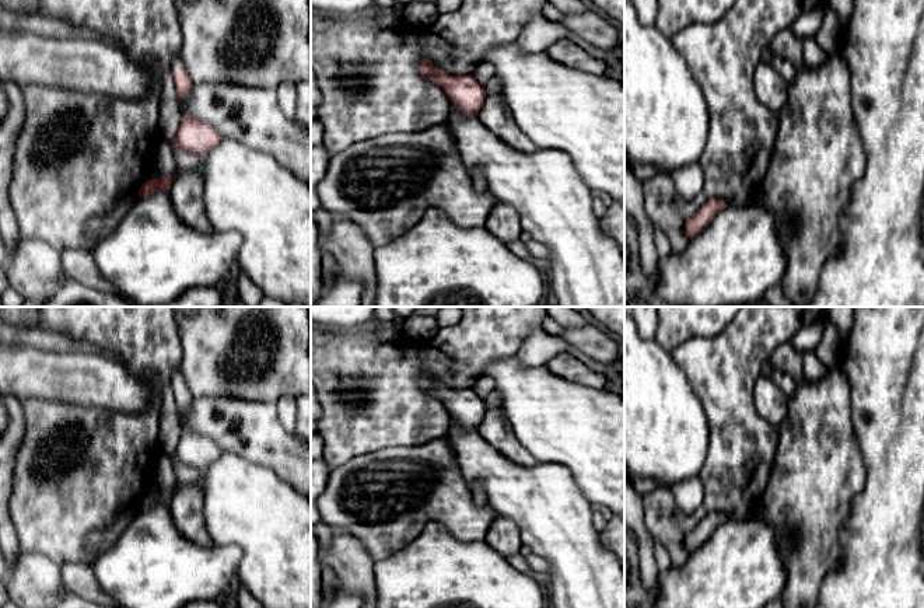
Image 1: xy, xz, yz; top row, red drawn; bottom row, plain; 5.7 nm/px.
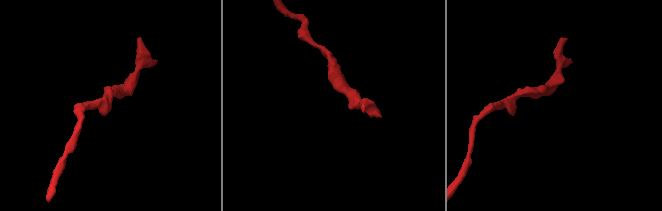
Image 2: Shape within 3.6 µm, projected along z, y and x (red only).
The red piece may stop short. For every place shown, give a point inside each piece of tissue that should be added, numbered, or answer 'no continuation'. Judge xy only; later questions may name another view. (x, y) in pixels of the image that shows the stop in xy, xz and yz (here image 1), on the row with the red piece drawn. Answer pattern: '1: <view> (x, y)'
1: xy (177, 63)

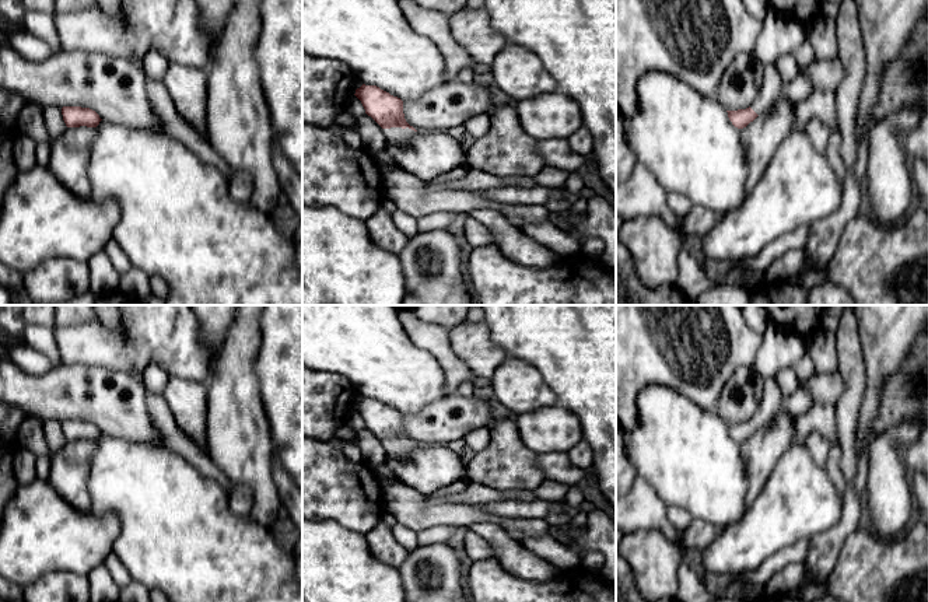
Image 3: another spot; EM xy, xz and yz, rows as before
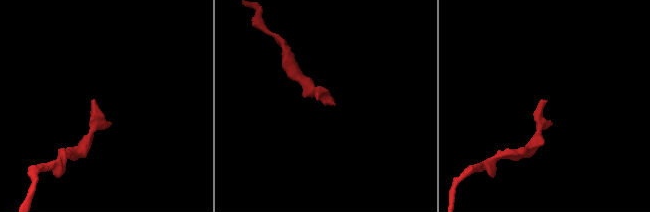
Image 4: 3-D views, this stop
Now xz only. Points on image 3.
1: xz (398, 136)

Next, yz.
1: yz (771, 87)

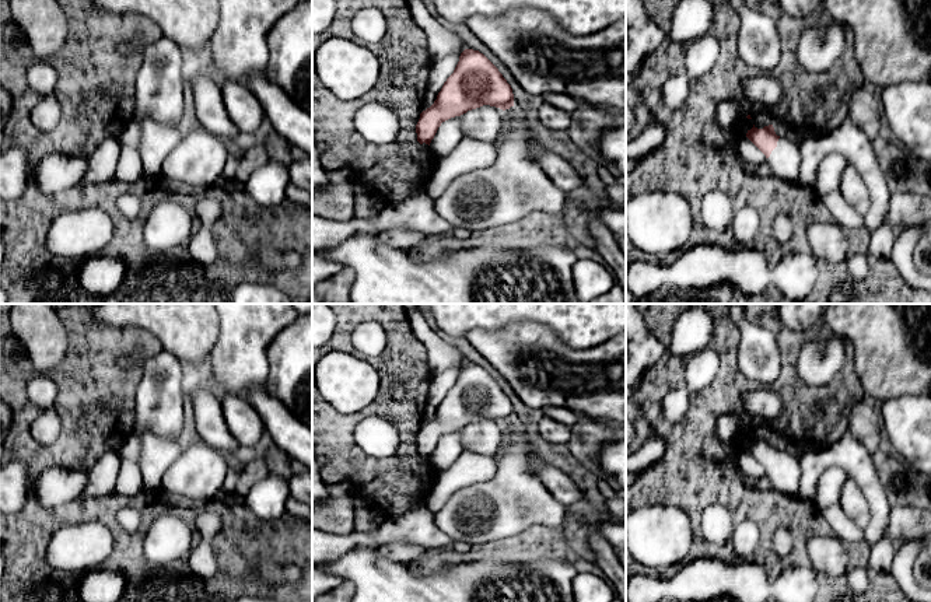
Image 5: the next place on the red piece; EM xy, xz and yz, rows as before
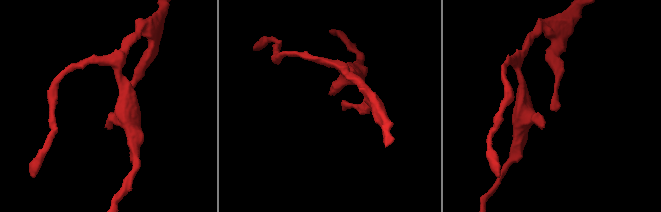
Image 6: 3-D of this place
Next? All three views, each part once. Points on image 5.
1: yz (784, 160)

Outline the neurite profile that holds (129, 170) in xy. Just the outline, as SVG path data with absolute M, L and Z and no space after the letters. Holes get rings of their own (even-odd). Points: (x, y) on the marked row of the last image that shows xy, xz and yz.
M120 146L120 155L116 162L113 178L123 183L144 183L139 150L129 146Z

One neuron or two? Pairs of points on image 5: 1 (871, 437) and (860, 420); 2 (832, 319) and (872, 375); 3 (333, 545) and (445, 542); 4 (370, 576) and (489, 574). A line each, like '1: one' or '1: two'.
1: one
2: one
3: one
4: one

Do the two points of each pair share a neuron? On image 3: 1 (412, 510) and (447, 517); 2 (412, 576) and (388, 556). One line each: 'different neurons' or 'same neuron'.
1: same neuron
2: different neurons

